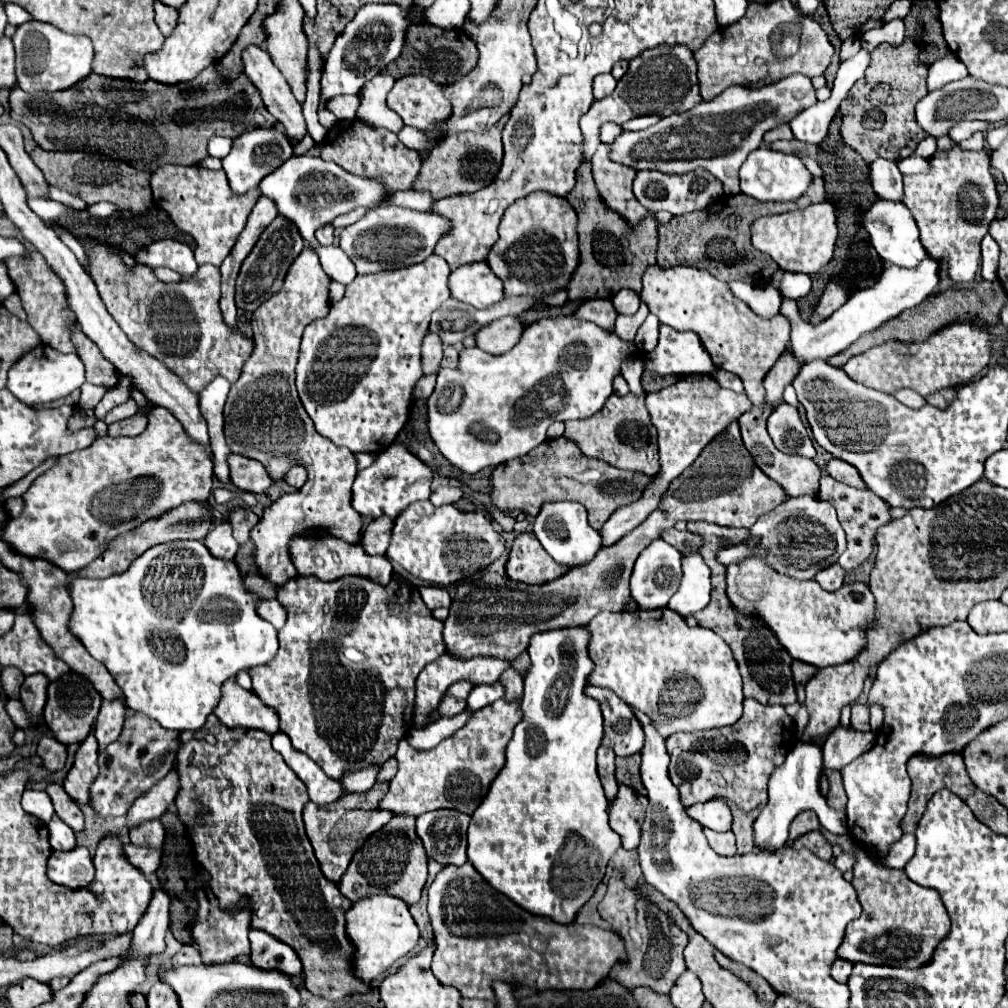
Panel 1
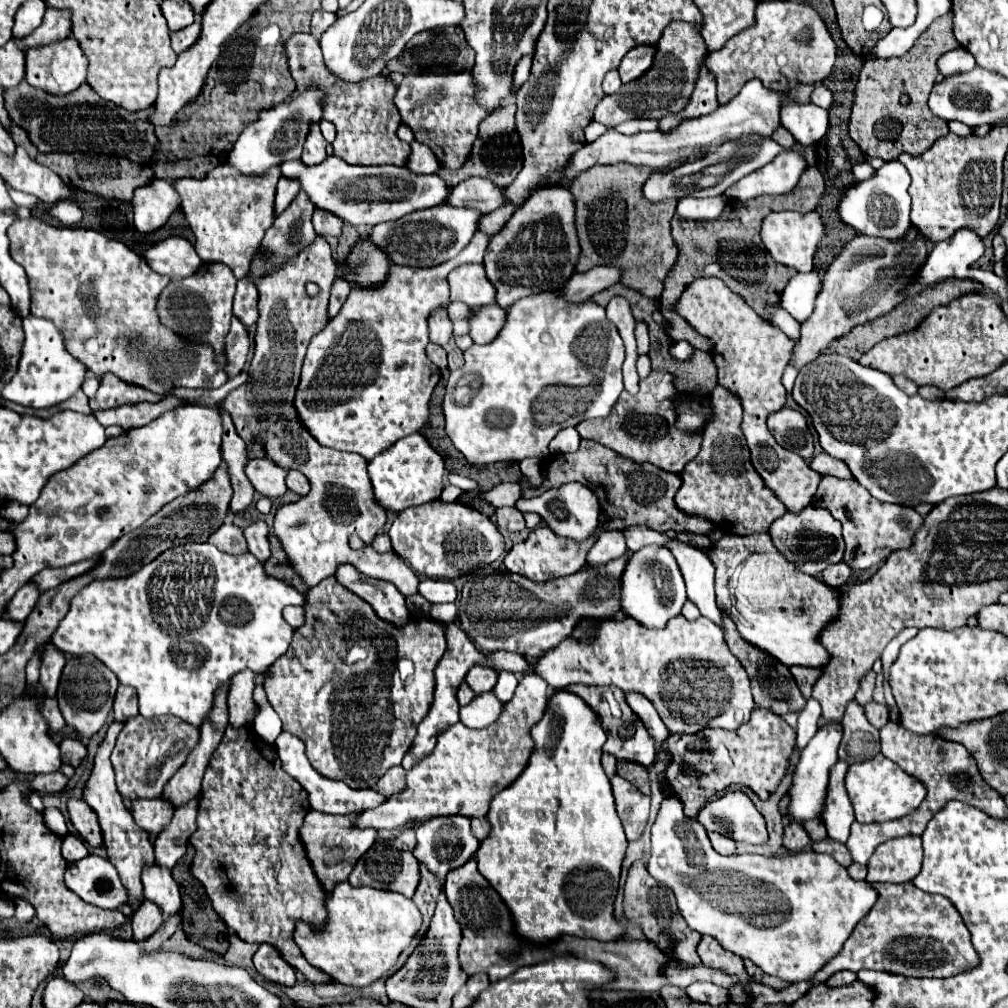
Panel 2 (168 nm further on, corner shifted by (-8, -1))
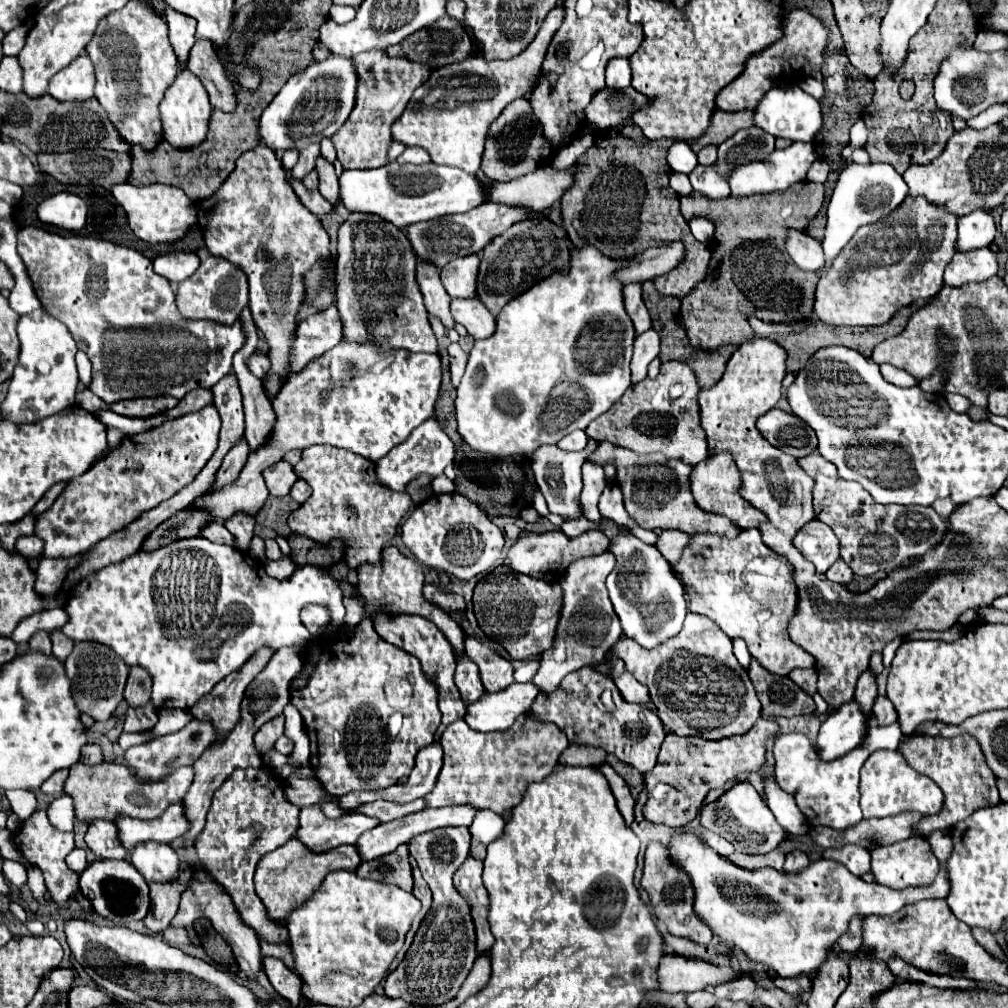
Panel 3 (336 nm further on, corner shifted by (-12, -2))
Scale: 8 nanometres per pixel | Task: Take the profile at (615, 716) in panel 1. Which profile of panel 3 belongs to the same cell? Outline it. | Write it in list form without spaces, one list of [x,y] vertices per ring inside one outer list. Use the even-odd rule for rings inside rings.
[[[580,668],[568,674],[560,682],[558,690],[550,694],[540,692],[532,704],[532,716],[538,718],[540,722],[554,722],[568,736],[570,742],[584,742],[604,748],[608,754],[614,754],[618,760],[626,762],[628,766],[634,766],[642,774],[650,772],[656,766],[656,756],[666,736],[664,724],[660,722],[656,712],[652,712],[646,706],[626,702],[616,690],[614,682],[598,674],[594,668]],[[606,688],[612,690],[616,704],[610,716],[606,716],[606,708],[600,700],[600,694]]]

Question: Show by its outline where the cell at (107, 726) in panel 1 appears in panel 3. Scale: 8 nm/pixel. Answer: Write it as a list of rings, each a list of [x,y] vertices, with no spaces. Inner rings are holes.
[[[140,666],[130,668],[130,676],[128,676],[128,682],[126,682],[126,690],[124,690],[124,700],[128,702],[128,706],[136,708],[136,706],[148,704],[150,694],[152,694],[150,674]]]

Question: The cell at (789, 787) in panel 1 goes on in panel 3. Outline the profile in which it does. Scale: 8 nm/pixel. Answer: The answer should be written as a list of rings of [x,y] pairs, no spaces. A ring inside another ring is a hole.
[[[850,700],[836,708],[820,726],[816,750],[822,760],[830,762],[834,758],[846,756],[850,750],[860,746],[868,732],[870,718],[862,714],[860,704]]]

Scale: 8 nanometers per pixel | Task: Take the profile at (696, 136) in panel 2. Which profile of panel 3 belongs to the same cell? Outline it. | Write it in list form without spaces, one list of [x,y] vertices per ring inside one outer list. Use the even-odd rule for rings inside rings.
[[[544,166],[534,170],[532,174],[526,174],[524,178],[504,184],[490,180],[482,174],[482,170],[478,170],[478,178],[486,182],[490,200],[540,210],[548,206],[558,206],[564,190],[570,188],[574,182],[574,172],[576,166],[568,170],[552,170],[550,166]]]

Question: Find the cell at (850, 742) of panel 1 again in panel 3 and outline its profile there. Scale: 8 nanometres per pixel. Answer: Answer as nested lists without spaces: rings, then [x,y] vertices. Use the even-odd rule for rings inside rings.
[[[864,670],[864,674],[860,674],[858,678],[858,686],[856,686],[856,694],[854,700],[860,702],[864,712],[872,712],[872,704],[878,696],[878,684],[876,684],[876,676],[872,674],[872,670]]]

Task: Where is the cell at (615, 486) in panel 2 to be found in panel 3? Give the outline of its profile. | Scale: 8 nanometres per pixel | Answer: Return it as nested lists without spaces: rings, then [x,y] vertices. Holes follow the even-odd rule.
[[[600,442],[596,452],[590,456],[592,462],[606,466],[614,464],[618,470],[618,486],[624,492],[624,506],[628,514],[646,530],[680,530],[686,534],[720,534],[736,538],[740,528],[730,518],[720,514],[708,514],[700,510],[690,492],[692,466],[682,460],[668,458],[664,454],[638,454],[626,448],[616,448],[610,442]]]

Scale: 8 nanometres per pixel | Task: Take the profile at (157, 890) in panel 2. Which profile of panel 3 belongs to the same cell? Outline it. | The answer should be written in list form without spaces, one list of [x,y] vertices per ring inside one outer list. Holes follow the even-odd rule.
[[[140,842],[130,862],[148,882],[168,882],[178,878],[180,856],[174,848],[160,842]]]

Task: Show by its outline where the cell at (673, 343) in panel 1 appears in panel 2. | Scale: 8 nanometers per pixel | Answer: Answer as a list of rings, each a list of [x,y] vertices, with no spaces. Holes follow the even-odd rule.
[[[674,341],[672,345],[670,345],[670,355],[672,355],[672,359],[676,359],[676,361],[680,361],[680,363],[684,363],[684,361],[688,361],[688,357],[692,357],[692,351],[696,351],[688,341]]]

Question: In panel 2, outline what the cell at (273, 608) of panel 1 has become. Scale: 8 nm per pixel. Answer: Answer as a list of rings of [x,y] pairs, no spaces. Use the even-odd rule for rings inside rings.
[[[286,607],[284,609],[284,619],[288,621],[288,625],[292,625],[294,629],[300,627],[304,623],[304,609],[302,607]]]

